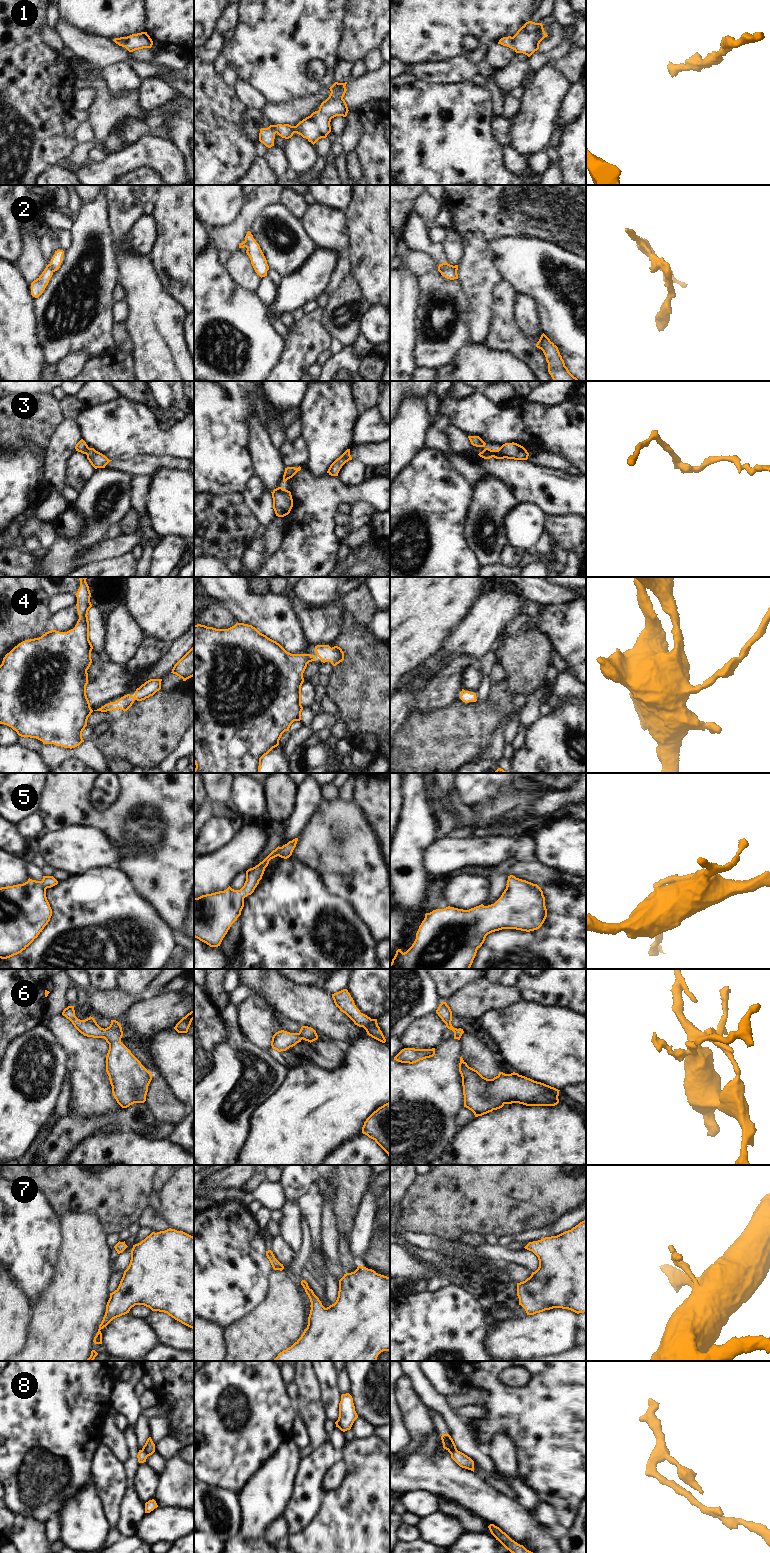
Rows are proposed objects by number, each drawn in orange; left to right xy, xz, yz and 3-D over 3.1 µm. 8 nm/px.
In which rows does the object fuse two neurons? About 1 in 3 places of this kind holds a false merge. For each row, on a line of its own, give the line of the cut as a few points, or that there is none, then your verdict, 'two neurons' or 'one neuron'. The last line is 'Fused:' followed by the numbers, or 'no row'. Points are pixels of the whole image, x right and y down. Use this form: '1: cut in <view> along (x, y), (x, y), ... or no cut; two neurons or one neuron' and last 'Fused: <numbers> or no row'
1: no cut; one neuron
2: cut in yz along (456, 270), (453, 266), (447, 265), (440, 272); two neurons
3: no cut; one neuron
4: no cut; one neuron
5: no cut; one neuron
6: no cut; one neuron
7: no cut; one neuron
8: cut in xy along (142, 1449), (147, 1456); two neurons
Fused: 2, 8

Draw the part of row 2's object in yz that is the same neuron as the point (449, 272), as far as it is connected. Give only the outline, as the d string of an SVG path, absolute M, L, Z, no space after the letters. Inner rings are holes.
M447 265L447 267L440 273L443 277L450 280L458 279L458 274L454 266Z

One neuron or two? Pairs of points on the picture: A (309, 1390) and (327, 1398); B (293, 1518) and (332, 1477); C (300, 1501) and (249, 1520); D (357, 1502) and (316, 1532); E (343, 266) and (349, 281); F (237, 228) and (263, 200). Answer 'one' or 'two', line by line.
A: two
B: two
C: two
D: one
E: two
F: one

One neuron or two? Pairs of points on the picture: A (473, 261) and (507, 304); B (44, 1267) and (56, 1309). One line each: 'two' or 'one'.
A: two
B: two

